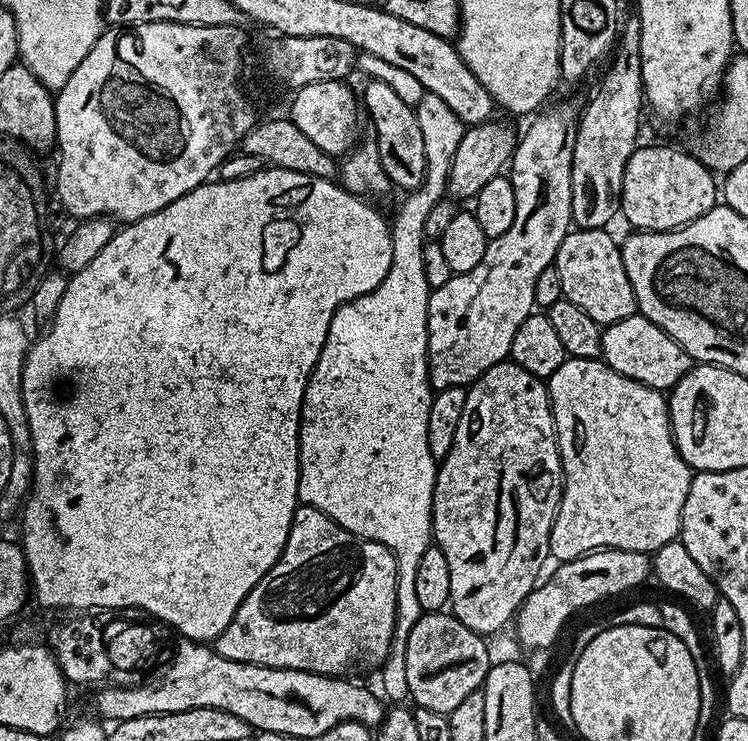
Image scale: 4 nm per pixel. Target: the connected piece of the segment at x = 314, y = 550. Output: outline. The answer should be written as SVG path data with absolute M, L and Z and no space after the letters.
M300 504L297 507L290 534L286 538L286 546L274 562L274 566L265 576L260 579L258 586L246 594L242 606L234 614L230 626L222 630L222 634L216 637L214 647L222 658L230 658L234 662L246 662L247 664L257 664L258 666L270 666L271 668L293 668L303 672L316 672L320 676L339 677L347 670L351 664L376 664L383 665L384 660L388 657L388 651L392 645L392 635L394 634L394 622L396 621L396 556L384 544L379 544L373 540L367 540L361 536L350 534L338 522L334 522L322 510L318 510L309 504Z

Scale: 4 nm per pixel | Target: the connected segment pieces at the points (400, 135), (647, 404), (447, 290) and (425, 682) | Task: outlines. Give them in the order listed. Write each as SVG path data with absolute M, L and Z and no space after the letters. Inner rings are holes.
M368 80L365 83L364 96L362 92L362 108L368 111L372 119L374 139L378 146L378 154L382 154L382 167L390 182L397 189L411 190L417 188L424 181L424 147L422 134L418 130L418 118L413 105L402 102L390 86L381 80Z
M565 359L552 376L547 377L548 398L552 401L552 420L556 423L556 444L560 448L560 464L564 468L564 491L560 494L560 505L550 530L550 556L553 561L577 560L590 552L599 552L605 548L617 548L627 552L646 552L654 554L680 534L682 506L686 506L686 494L690 490L693 469L680 457L676 449L676 440L672 437L672 423L668 417L668 402L665 393L659 388L647 388L642 382L634 382L614 371L603 359L578 360Z
M554 104L541 111L535 117L537 120L516 141L516 151L510 161L510 179L518 210L510 230L488 241L486 254L482 254L482 262L478 262L474 270L457 272L450 282L446 282L446 286L431 289L428 298L428 382L433 389L471 385L481 372L509 359L514 334L518 334L518 326L522 326L522 322L533 315L532 307L537 303L534 282L542 270L553 267L558 246L562 246L562 238L566 238L573 227L572 163L578 108L572 104Z
M451 611L424 612L414 622L406 642L406 686L411 703L445 714L453 712L469 694L481 691L493 657L488 657L485 637L462 626Z

